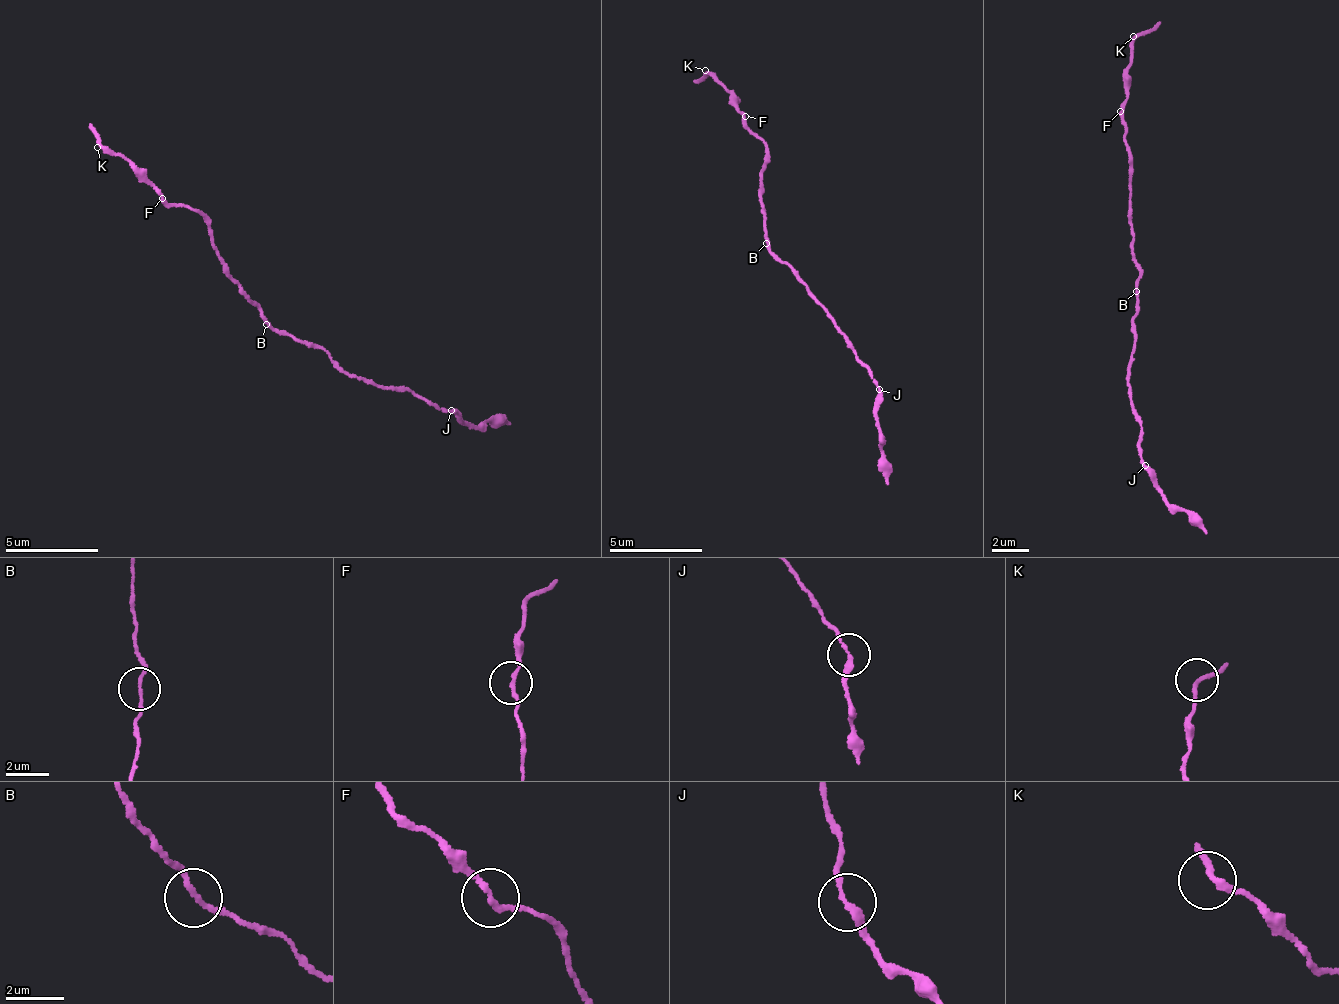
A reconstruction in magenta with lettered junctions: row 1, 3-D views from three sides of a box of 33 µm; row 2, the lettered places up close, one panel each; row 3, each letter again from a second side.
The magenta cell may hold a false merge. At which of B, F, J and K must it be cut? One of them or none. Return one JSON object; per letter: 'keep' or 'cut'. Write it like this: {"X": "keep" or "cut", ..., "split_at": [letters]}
{"B": "keep", "F": "keep", "J": "cut", "K": "keep", "split_at": ["J"]}

